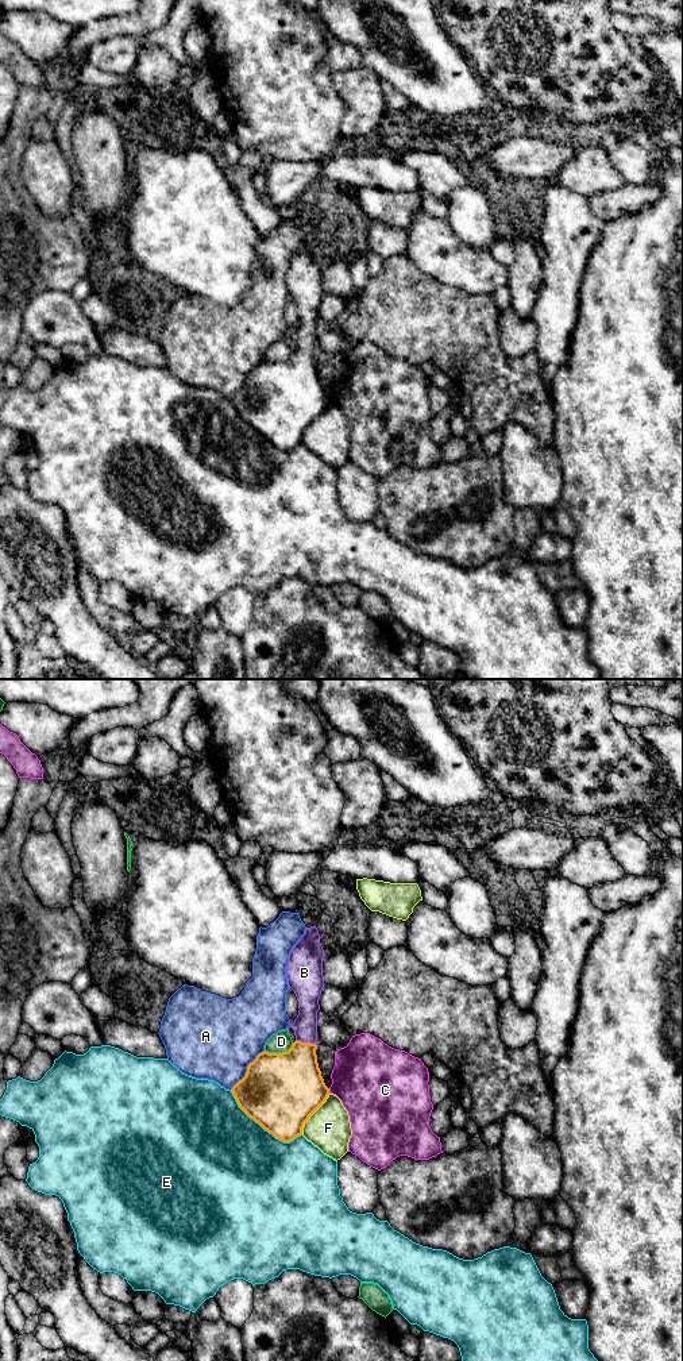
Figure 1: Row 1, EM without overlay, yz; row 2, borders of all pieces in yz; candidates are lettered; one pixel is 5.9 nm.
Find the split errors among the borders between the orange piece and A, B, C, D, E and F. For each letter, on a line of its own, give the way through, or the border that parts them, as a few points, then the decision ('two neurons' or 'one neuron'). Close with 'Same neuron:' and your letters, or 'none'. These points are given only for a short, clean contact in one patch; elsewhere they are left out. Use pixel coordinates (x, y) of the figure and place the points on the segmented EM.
A: two neurons
B: runs through yz (292, 1082), (307, 1043), (305, 1025); one neuron
C: two neurons
D: two neurons
E: two neurons
F: two neurons
Same neuron: B

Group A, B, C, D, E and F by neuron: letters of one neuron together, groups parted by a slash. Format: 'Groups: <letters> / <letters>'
Groups: A / B / C / D / E / F

